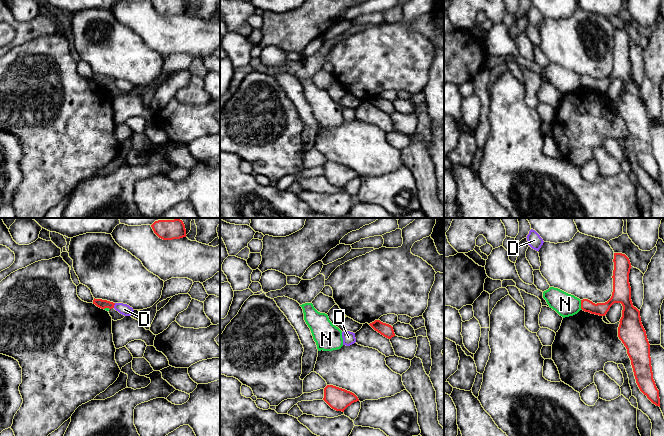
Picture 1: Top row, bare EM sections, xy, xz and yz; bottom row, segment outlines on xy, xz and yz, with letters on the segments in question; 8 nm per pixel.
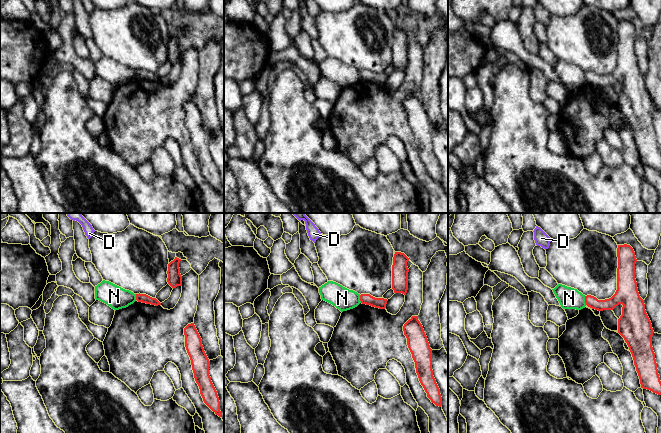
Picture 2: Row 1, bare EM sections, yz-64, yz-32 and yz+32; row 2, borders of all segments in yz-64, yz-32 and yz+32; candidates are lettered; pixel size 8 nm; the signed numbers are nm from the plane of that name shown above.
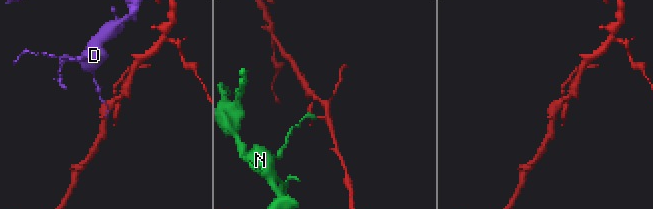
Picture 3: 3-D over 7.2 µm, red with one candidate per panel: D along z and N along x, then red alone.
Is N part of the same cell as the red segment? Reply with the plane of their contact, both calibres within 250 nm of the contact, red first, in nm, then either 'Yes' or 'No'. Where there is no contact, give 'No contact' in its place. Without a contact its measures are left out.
Touches red in yz. Thickness 110 nm (red) against 180 nm. No

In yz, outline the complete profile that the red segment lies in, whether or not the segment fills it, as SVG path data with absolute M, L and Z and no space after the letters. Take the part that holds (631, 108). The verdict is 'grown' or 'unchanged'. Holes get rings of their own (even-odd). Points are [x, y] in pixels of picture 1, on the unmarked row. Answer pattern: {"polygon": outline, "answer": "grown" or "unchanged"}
{"polygon": "M614 29L613 68L605 79L593 79L581 76L581 85L591 90L605 92L614 79L623 82L622 93L618 103L618 113L627 125L631 136L636 159L640 167L656 182L660 183L659 166L653 155L650 133L650 120L642 101L640 87L633 82L629 49L631 39L622 29Z", "answer": "unchanged"}

